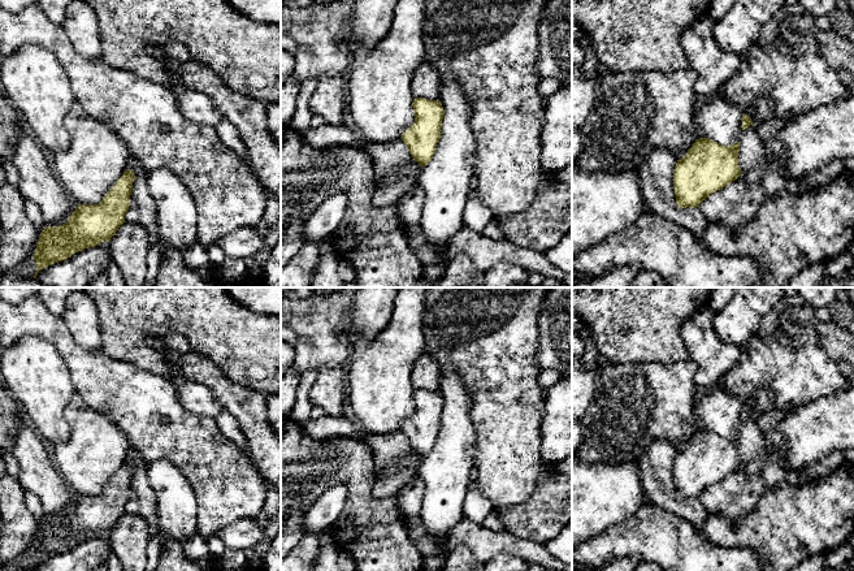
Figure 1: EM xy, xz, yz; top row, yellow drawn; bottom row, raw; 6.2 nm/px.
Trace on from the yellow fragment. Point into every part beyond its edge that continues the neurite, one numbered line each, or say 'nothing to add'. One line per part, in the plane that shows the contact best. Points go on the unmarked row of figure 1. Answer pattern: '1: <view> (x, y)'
nothing to add

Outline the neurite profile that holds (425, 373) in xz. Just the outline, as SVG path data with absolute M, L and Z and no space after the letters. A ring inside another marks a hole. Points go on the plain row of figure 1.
M422 354L413 364L411 381L413 389L437 392L441 378L438 364L428 354Z

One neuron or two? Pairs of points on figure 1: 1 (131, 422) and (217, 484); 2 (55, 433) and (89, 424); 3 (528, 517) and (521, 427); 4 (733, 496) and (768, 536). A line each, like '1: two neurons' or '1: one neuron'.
1: one neuron
2: two neurons
3: two neurons
4: two neurons

